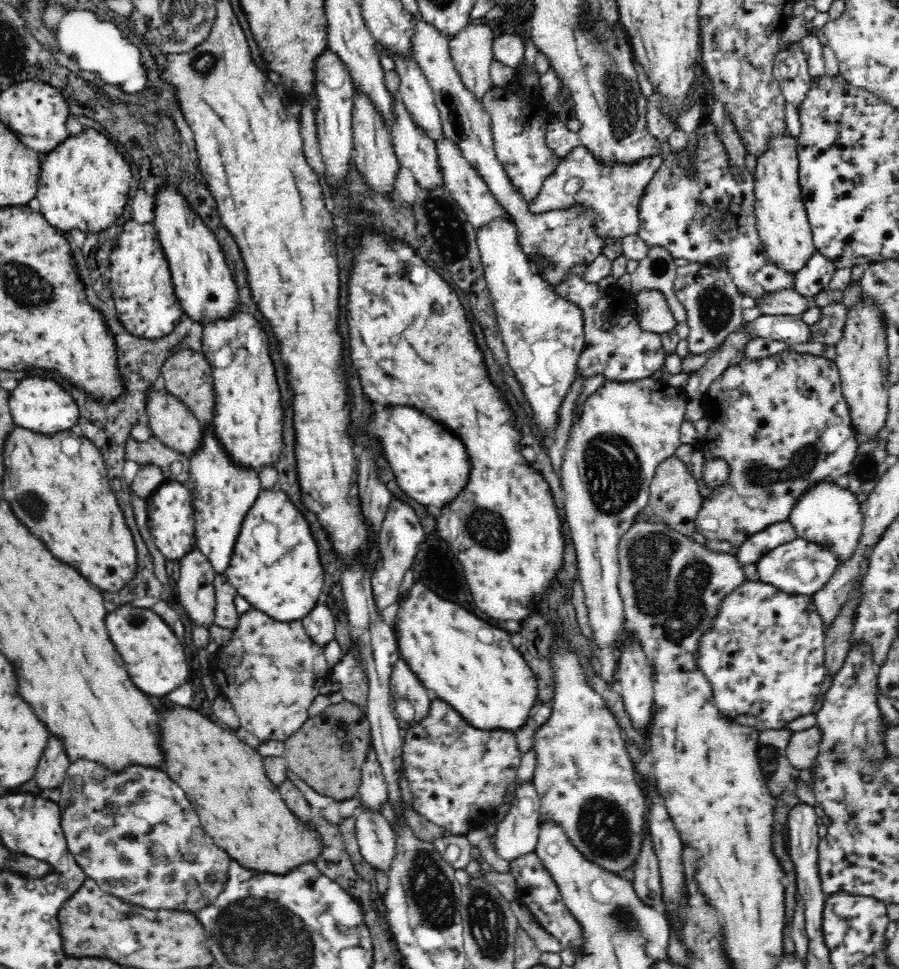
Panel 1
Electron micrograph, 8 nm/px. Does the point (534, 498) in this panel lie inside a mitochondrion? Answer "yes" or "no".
no

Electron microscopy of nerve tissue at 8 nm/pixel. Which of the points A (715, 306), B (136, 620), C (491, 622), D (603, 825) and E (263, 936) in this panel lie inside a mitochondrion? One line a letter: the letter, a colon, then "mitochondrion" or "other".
A: mitochondrion
B: mitochondrion
C: other
D: mitochondrion
E: mitochondrion

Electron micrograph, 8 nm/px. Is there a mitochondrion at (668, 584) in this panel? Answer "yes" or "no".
yes

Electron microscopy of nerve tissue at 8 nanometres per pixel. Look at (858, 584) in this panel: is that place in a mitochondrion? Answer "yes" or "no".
no

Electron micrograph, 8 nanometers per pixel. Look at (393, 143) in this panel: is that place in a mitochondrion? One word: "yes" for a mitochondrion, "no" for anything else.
no

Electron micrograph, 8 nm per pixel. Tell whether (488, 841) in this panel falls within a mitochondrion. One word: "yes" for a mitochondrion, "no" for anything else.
no

